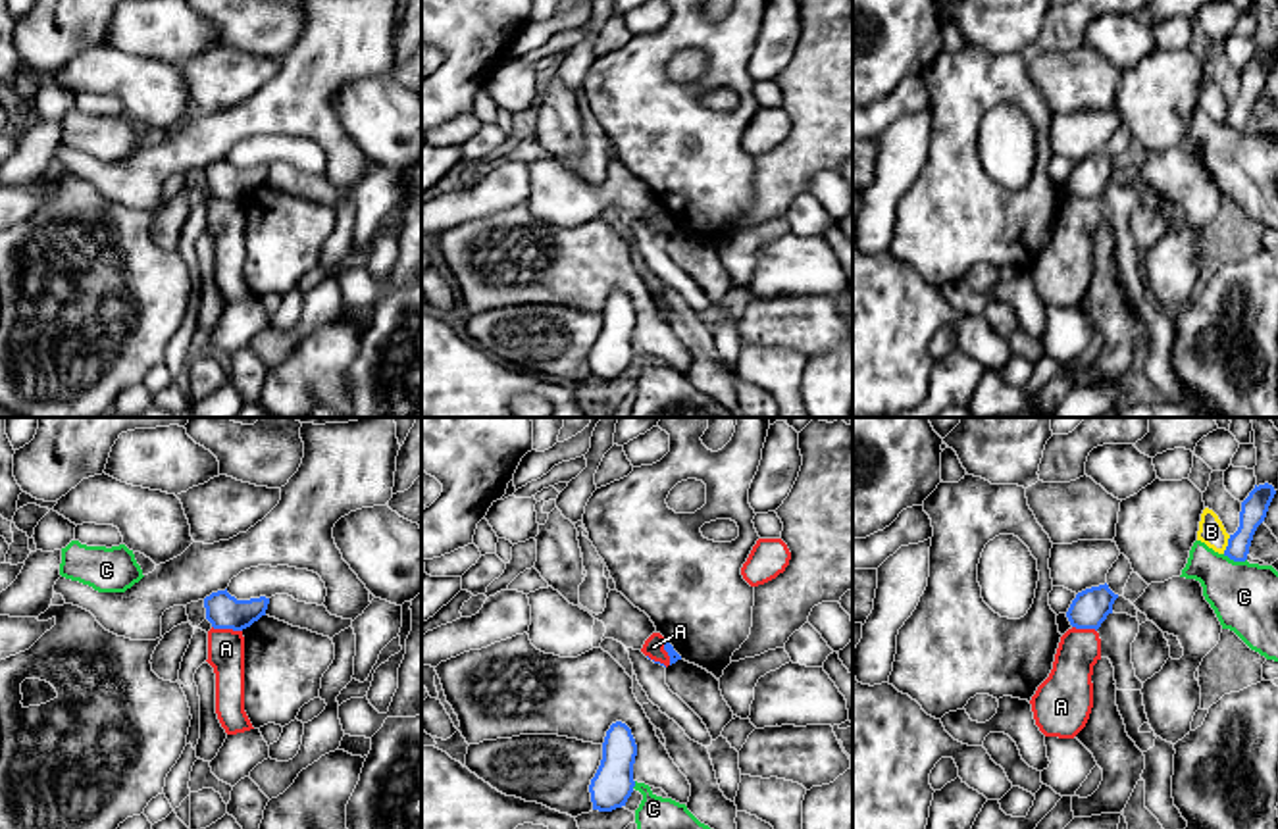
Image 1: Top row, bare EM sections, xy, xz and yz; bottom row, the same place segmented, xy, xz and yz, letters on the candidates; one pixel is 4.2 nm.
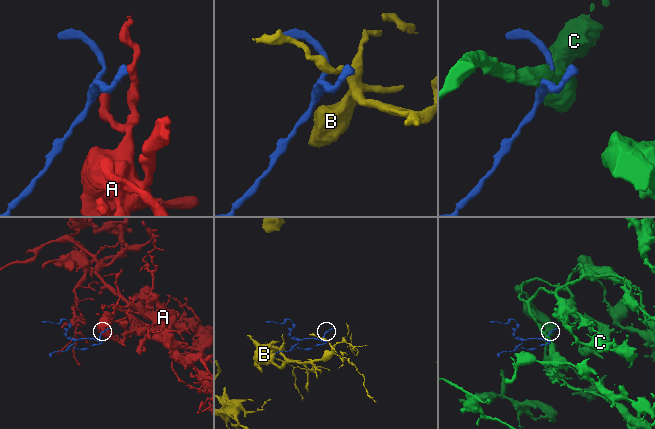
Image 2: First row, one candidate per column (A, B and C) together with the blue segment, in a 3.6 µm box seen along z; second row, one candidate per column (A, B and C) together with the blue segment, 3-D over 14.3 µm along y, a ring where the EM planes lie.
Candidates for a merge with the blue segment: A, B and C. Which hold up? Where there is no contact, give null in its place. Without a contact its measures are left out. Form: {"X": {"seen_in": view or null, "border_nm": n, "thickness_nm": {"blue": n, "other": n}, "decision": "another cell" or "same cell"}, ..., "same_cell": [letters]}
{"A": {"seen_in": "xy", "border_nm": 130, "thickness_nm": {"blue": 140, "other": 160}, "decision": "another cell"}, "B": {"seen_in": "yz", "border_nm": 90, "thickness_nm": {"blue": 110, "other": 110}, "decision": "another cell"}, "C": {"seen_in": "yz", "border_nm": 110, "thickness_nm": {"blue": 110, "other": 280}, "decision": "another cell"}, "same_cell": []}

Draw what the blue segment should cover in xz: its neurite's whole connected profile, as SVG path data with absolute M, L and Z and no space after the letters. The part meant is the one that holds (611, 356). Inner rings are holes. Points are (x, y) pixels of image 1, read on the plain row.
M622 290L612 292L602 312L601 335L589 354L593 379L612 381L626 375L635 356L635 325L631 298Z

